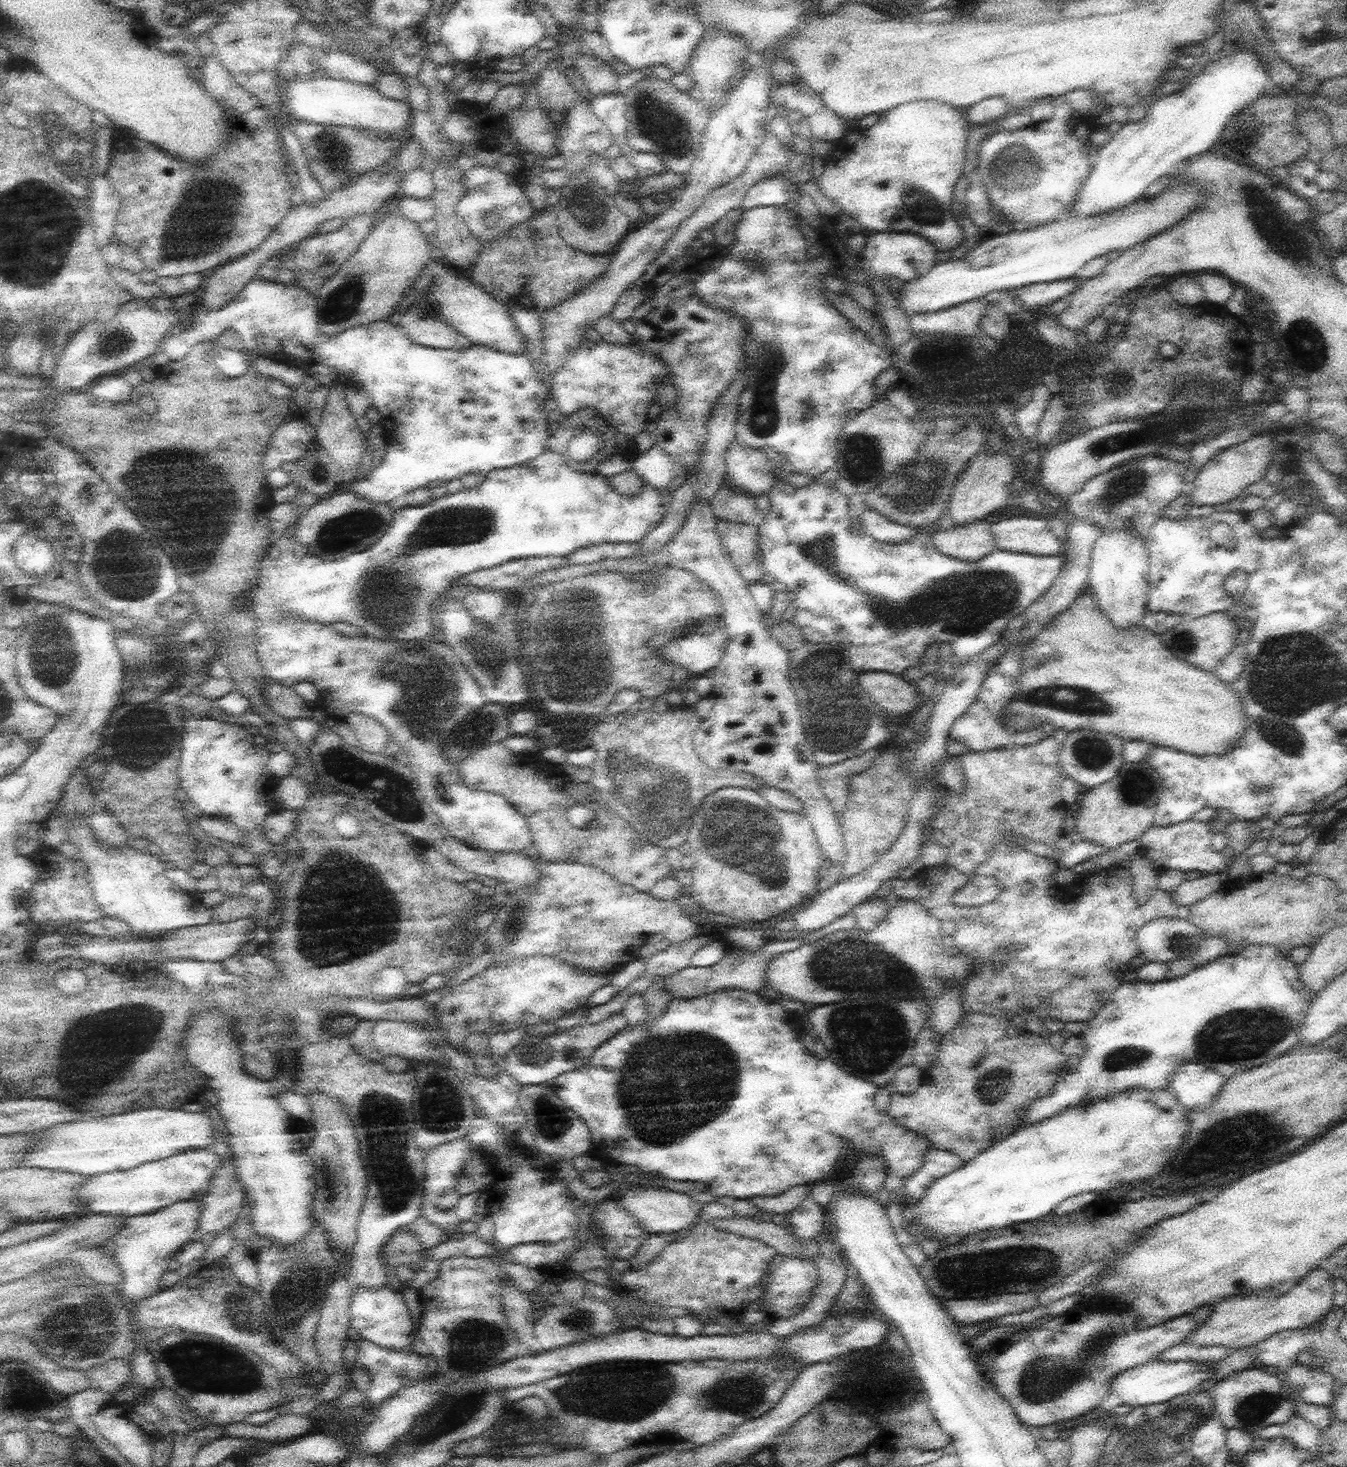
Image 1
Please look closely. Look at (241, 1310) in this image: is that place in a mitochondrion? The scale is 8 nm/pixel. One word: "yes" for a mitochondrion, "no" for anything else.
yes

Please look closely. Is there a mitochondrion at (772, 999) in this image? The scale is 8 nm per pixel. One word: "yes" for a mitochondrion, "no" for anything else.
no

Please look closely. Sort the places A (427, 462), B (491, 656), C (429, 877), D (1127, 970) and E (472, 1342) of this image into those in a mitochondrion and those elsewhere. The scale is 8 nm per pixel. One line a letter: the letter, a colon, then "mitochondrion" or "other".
A: other
B: mitochondrion
C: other
D: other
E: mitochondrion

